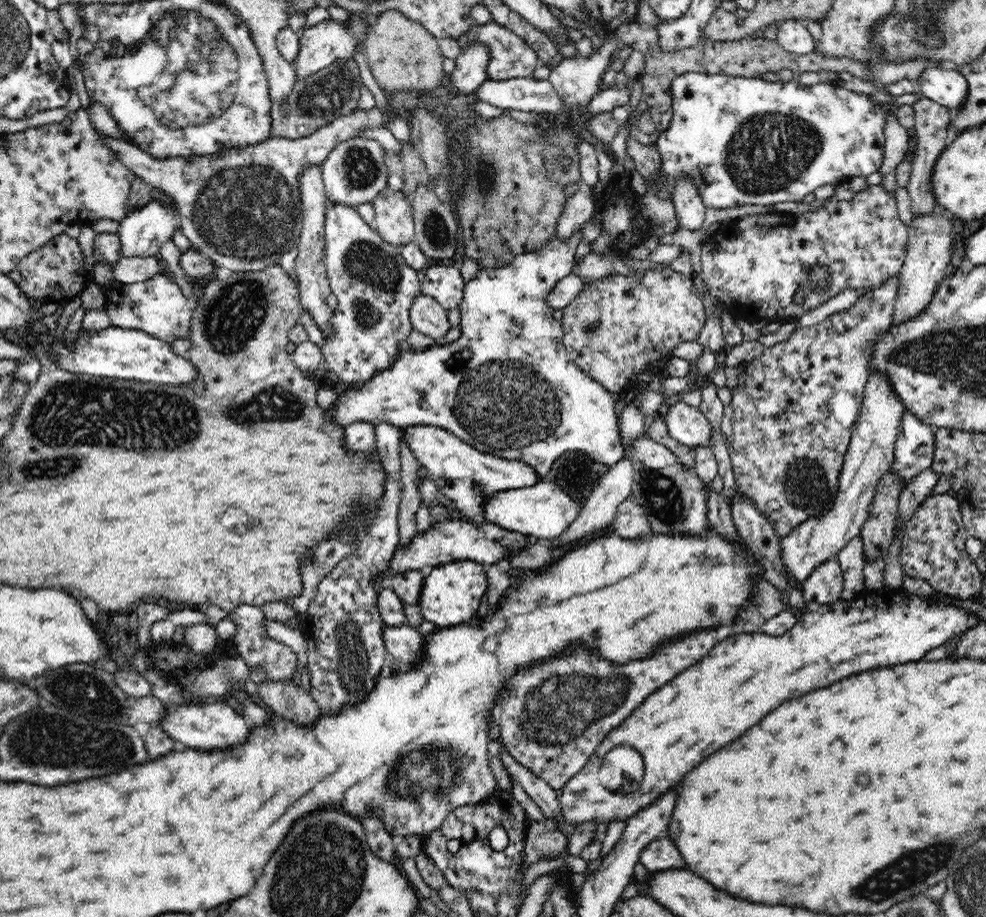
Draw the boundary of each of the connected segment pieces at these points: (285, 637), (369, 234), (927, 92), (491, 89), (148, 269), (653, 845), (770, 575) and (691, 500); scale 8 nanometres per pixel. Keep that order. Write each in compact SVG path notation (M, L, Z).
M267 620L263 625L268 638L273 638L276 642L289 646L291 651L298 656L298 663L301 665L300 686L309 692L312 684L307 665L307 638L304 636L303 630L299 627L292 628L284 625L282 622L272 620Z
M328 202L325 214L324 234L327 278L331 286L331 292L334 293L334 296L338 299L338 306L333 310L332 318L330 318L333 334L330 337L324 337L324 345L321 347L321 353L323 354L324 360L328 362L330 370L338 375L339 380L348 382L351 387L358 387L362 386L367 380L370 380L373 374L381 370L386 370L386 367L389 367L394 362L394 359L399 355L399 343L406 342L408 334L414 330L414 326L409 317L409 310L412 308L412 304L414 304L414 299L422 294L422 278L420 278L418 272L414 271L414 268L410 268L410 266L406 265L406 261L404 261L400 254L399 246L384 242L384 239L374 230L372 225L367 224L362 217L360 217L358 211L354 207L342 203L330 204L330 202Z
M928 67L917 80L923 96L948 109L957 111L966 102L968 83L957 70Z
M518 77L508 80L486 79L472 94L480 102L487 102L500 110L521 110L562 114L564 103L548 79Z
M157 256L151 257L122 257L112 266L114 281L123 284L145 282L160 274L163 263Z
M667 835L650 841L640 853L640 860L649 873L664 872L670 869L688 869L680 856L679 850L674 846Z
M738 486L735 488L735 493L731 500L731 515L739 536L745 542L746 546L748 546L748 549L752 551L752 555L756 557L756 561L762 565L762 572L765 579L770 581L781 592L781 595L788 601L796 613L811 610L813 605L804 599L802 584L798 585L798 583L790 581L790 577L786 573L786 567L784 567L784 561L782 561L782 555L780 555L782 539L774 531L772 523L754 507L754 503L740 493Z
M646 434L640 436L638 440L634 440L628 446L627 455L630 457L632 468L634 469L631 496L634 496L634 499L642 505L642 509L646 513L652 530L662 534L688 533L701 535L705 533L705 528L710 525L707 520L706 504L708 483L703 482L694 470L688 469L683 464L680 464L671 450L668 450L659 442L654 442Z

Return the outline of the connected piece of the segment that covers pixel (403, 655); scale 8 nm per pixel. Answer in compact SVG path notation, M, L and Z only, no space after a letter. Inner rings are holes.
M408 624L383 628L386 650L399 660L399 670L405 671L423 657L423 635Z

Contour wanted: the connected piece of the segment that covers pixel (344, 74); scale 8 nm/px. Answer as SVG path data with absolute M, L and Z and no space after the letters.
M356 60L337 61L330 67L315 72L303 79L297 79L291 93L283 103L273 102L269 112L271 136L290 140L304 138L316 130L334 122L337 118L352 112L360 98L359 67Z

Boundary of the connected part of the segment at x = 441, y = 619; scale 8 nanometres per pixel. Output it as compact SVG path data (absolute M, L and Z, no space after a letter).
M459 560L436 565L428 576L424 577L417 606L423 620L432 622L436 627L453 627L469 623L477 618L480 598L487 591L487 574L484 565L474 561Z

